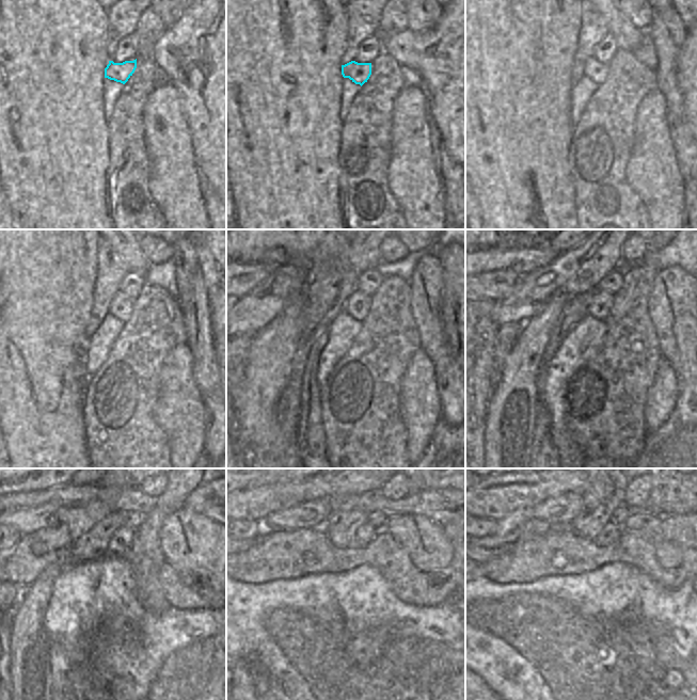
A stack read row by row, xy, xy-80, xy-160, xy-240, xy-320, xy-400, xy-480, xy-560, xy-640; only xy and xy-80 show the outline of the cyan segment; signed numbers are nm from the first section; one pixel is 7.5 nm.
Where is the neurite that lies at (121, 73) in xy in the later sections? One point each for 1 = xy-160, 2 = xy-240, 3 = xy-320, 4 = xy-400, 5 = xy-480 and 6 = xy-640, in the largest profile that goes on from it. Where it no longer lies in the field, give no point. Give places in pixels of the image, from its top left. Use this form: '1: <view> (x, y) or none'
1: xy-160 (598, 72)
2: xy-240 (121, 306)
3: xy-320 (358, 304)
4: xy-400 (601, 302)
5: xy-480 (121, 542)
6: xy-640 (611, 533)

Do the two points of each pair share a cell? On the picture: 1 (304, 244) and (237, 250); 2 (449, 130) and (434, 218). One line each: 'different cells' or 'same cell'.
1: same cell
2: different cells

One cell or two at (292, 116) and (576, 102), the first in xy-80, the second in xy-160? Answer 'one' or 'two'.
two

